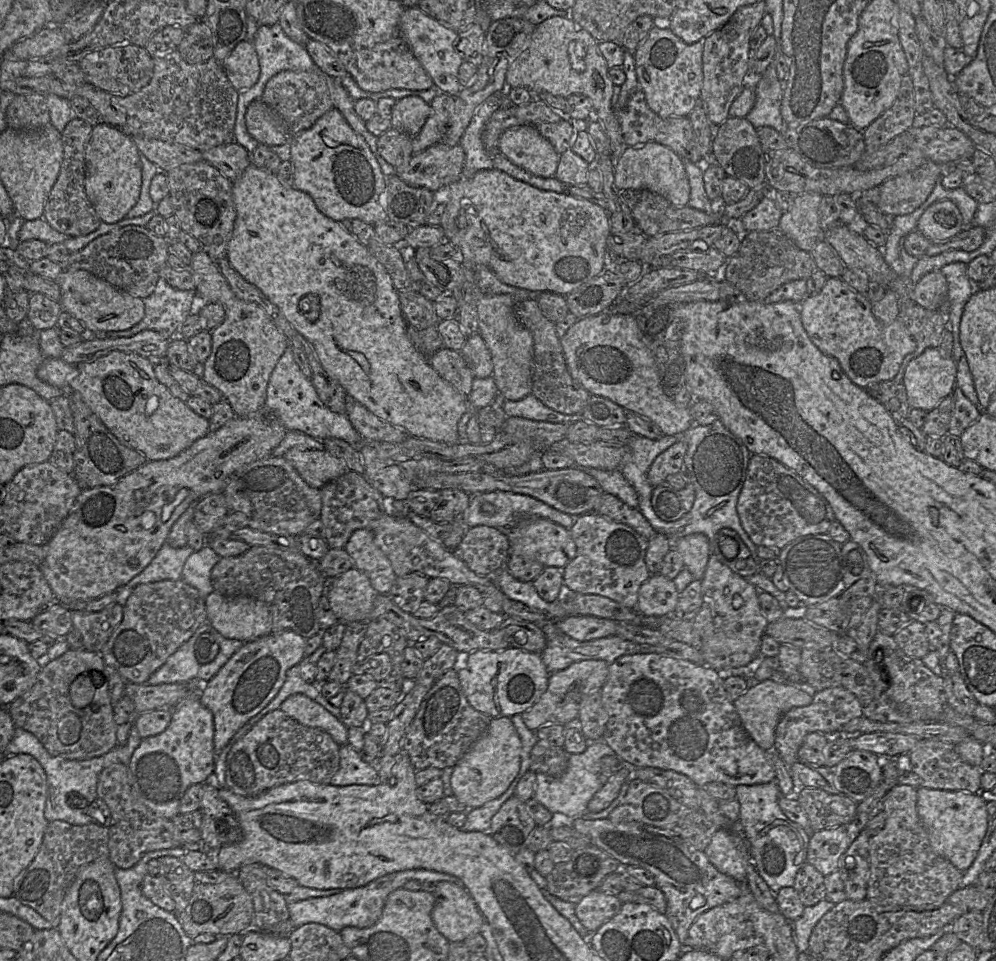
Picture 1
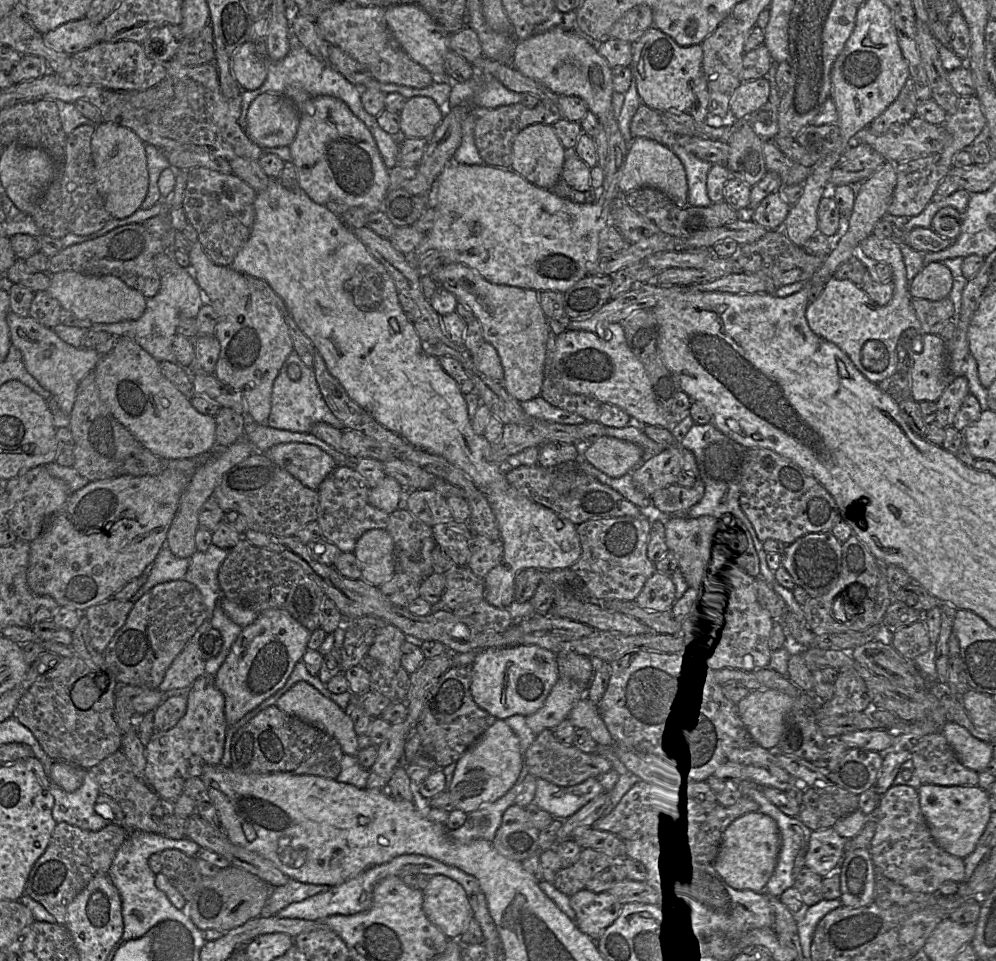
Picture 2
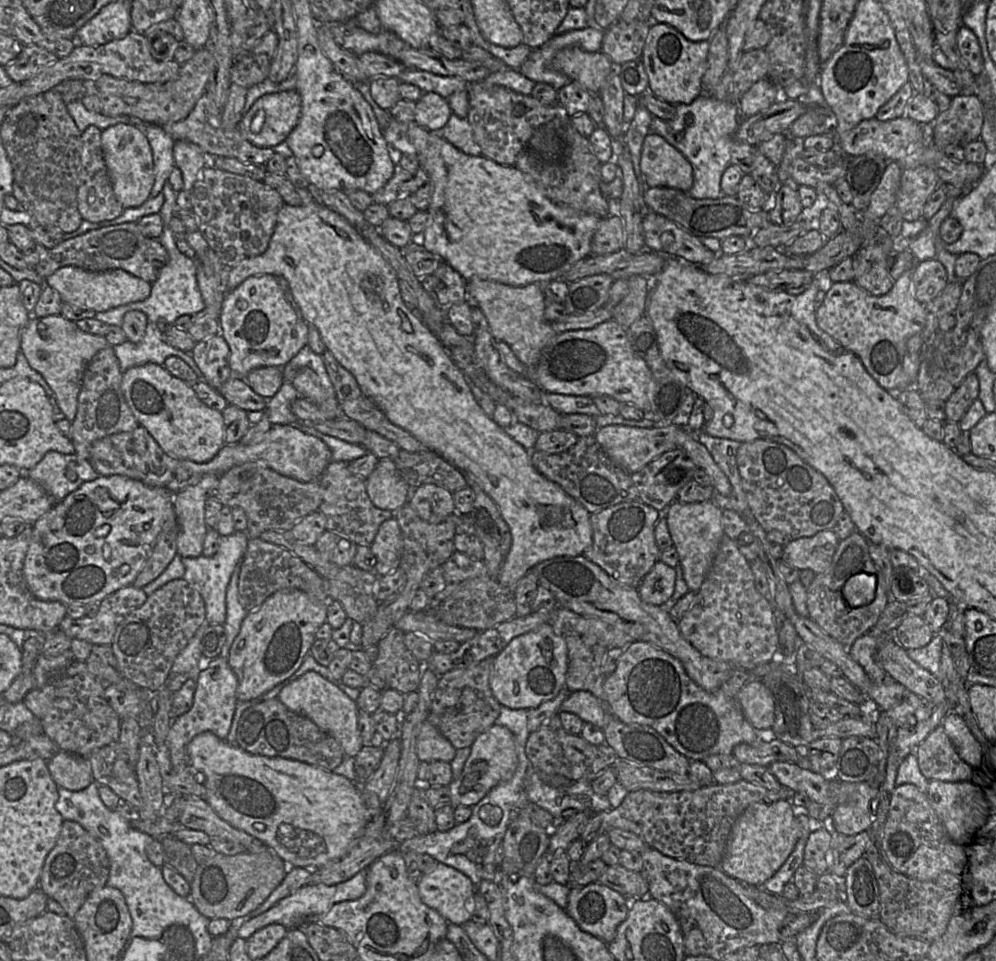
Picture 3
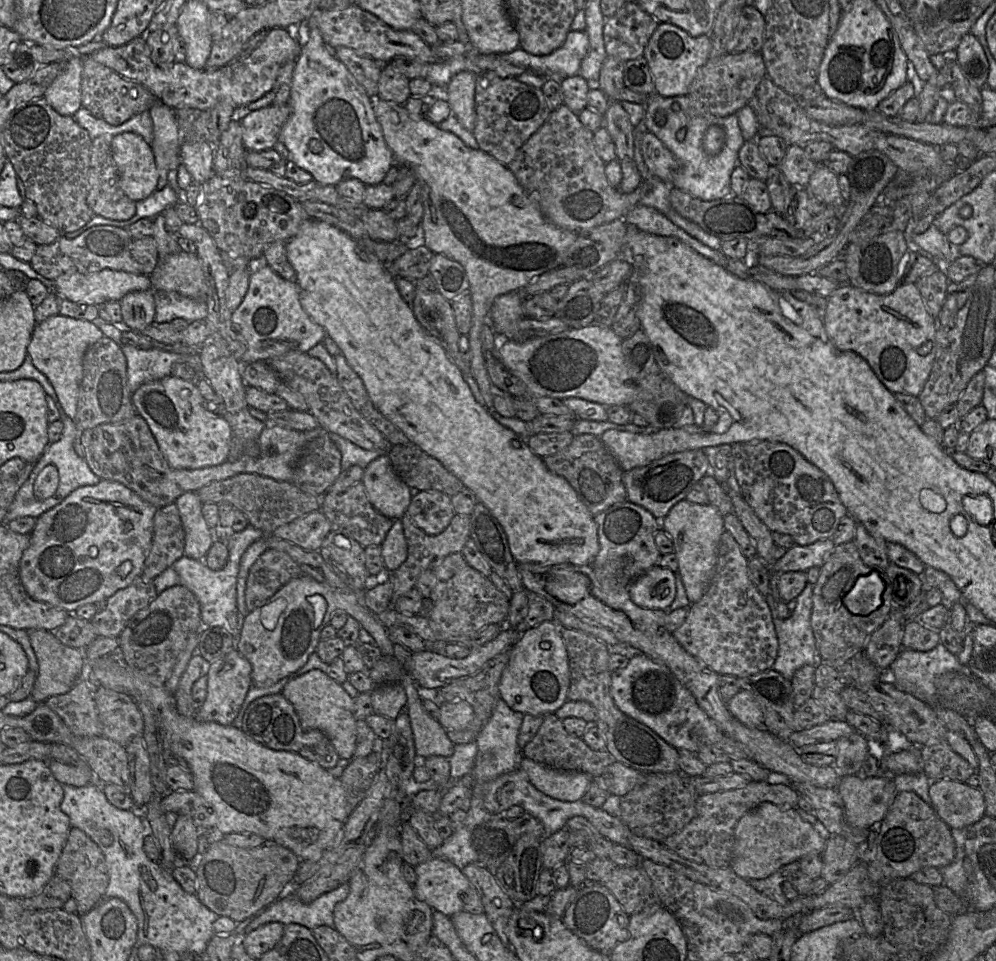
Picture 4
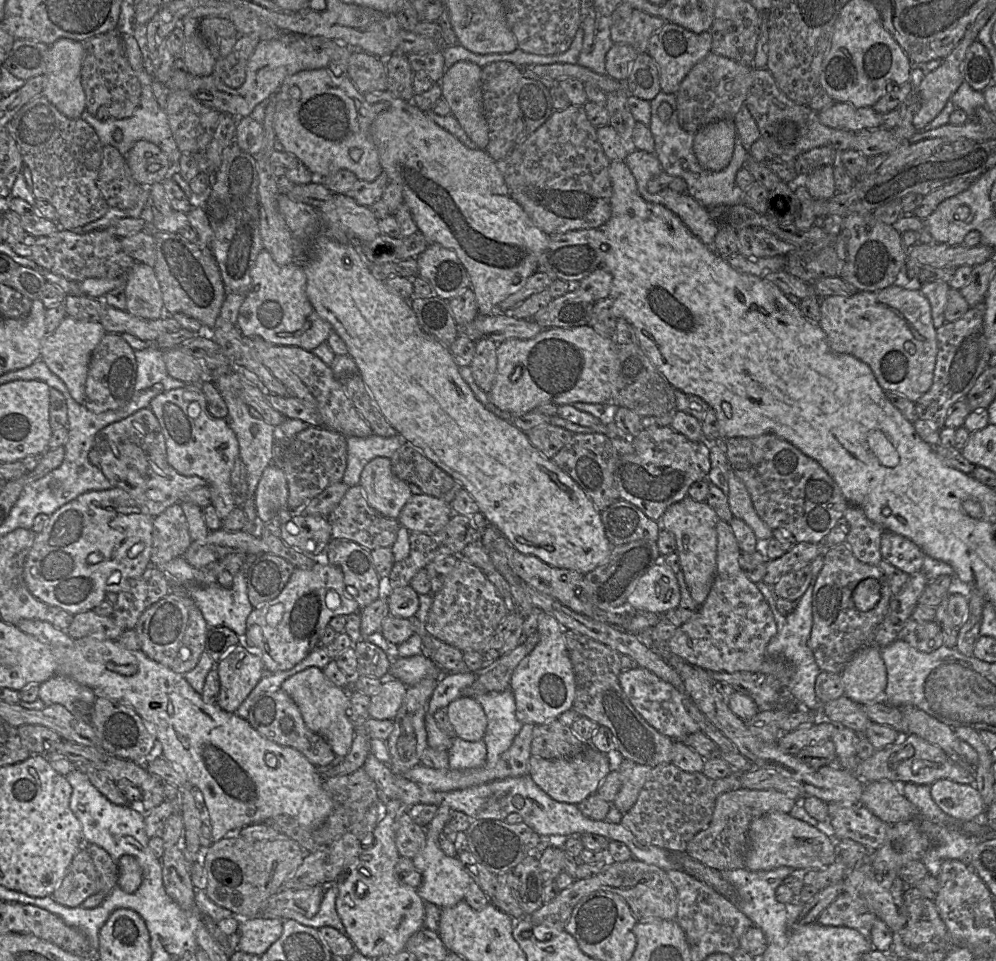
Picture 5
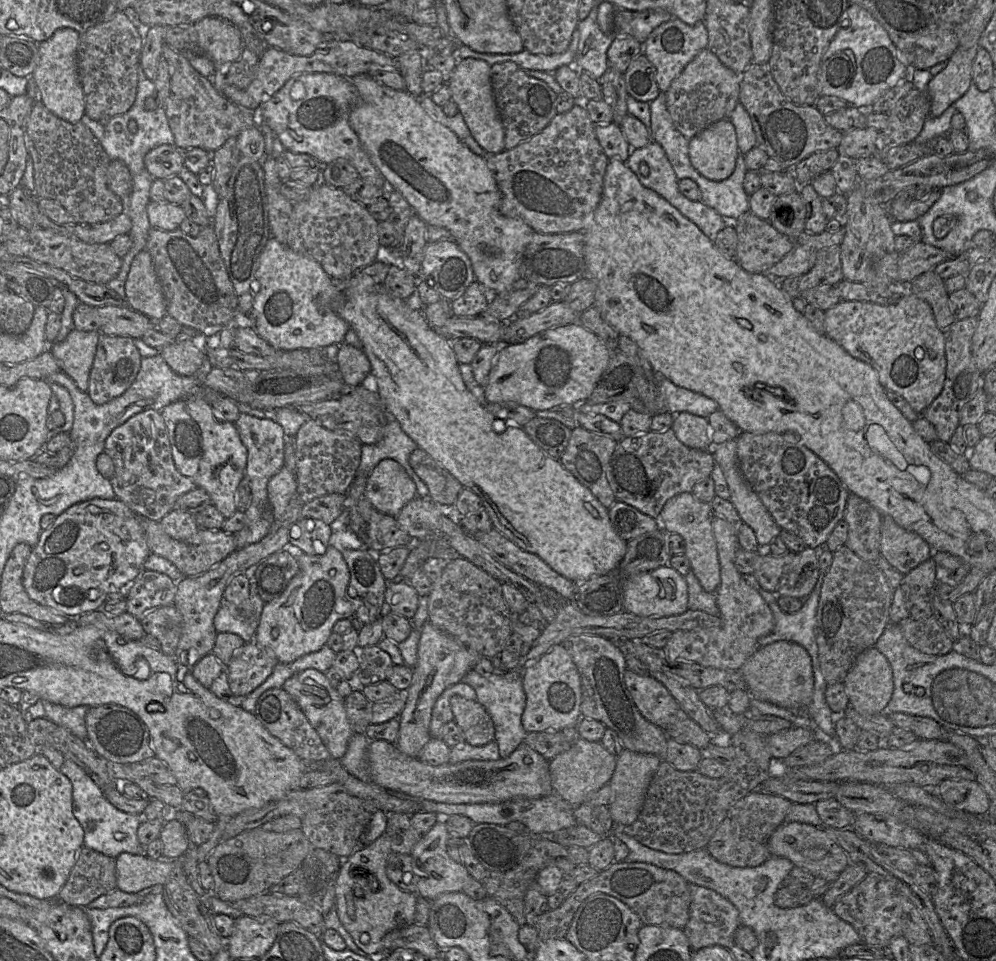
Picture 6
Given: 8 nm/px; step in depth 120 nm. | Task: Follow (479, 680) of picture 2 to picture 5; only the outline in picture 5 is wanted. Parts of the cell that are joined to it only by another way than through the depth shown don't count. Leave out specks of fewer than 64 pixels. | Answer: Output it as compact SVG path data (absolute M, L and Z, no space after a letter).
M543 612L538 619L539 641L514 670L509 688L516 703L516 716L523 724L539 725L558 720L565 711L573 708L575 676L564 640L563 627L550 614Z

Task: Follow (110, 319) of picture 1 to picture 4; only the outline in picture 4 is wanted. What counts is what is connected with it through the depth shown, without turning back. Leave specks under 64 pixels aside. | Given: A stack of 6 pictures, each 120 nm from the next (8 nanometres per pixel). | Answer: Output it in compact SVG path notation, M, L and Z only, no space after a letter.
M103 269L82 274L69 270L54 280L54 292L72 302L103 306L110 300L120 301L127 293L152 289L148 275Z

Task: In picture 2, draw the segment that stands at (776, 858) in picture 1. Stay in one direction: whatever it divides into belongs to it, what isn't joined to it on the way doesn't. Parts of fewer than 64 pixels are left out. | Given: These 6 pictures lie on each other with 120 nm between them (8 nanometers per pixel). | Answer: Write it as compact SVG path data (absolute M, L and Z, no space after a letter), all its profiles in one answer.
M740 781L738 788L742 793L742 796L752 798L759 804L759 812L772 817L778 825L781 846L775 870L766 884L765 891L775 897L779 897L787 888L793 887L796 876L805 866L805 856L808 850L812 830L805 826L798 817L791 817L784 814L765 797L762 788L756 786L753 782Z

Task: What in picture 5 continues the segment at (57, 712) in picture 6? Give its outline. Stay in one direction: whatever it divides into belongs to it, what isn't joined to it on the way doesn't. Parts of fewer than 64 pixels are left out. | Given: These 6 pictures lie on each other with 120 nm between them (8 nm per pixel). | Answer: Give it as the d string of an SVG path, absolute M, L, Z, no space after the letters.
M60 674L52 676L39 687L39 699L46 706L59 704L73 715L89 720L92 707L98 697L91 688Z

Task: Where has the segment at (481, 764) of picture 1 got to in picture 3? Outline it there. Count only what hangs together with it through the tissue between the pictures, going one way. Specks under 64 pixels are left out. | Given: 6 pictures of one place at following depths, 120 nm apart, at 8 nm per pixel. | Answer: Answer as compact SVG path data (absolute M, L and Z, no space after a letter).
M492 725L476 738L470 748L471 753L465 762L460 776L453 780L448 786L450 805L453 808L459 806L472 808L481 801L492 788L510 780L518 766L515 738L504 726Z

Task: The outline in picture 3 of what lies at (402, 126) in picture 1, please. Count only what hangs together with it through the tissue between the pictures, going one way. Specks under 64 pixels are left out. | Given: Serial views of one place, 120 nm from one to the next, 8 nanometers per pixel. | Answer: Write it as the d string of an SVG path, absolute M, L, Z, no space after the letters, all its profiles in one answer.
M427 92L416 101L414 122L429 131L443 128L452 111L447 99L437 93Z

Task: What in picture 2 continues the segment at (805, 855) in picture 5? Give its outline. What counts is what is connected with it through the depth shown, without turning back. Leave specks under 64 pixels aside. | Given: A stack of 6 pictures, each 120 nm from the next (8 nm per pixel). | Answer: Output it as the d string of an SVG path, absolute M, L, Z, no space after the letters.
M759 811L735 819L724 831L712 867L730 887L738 890L765 891L778 859L781 837L776 821Z

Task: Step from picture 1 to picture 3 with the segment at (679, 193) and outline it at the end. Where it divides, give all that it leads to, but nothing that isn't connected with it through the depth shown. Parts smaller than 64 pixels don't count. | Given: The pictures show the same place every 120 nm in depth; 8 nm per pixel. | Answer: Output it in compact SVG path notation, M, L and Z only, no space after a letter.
M649 133L643 141L640 170L650 188L664 187L687 192L693 184L689 161L655 133Z

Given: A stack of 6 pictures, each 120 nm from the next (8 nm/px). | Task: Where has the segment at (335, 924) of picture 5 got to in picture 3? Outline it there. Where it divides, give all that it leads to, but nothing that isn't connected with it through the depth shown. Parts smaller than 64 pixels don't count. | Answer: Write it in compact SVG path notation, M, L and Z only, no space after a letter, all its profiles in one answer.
M363 869L350 879L339 884L327 886L325 884L308 884L296 890L293 894L281 899L266 912L244 923L238 930L237 936L243 940L248 939L259 929L270 924L280 924L287 930L303 927L309 924L309 918L328 912L331 907L343 901L359 899L366 892L367 869Z

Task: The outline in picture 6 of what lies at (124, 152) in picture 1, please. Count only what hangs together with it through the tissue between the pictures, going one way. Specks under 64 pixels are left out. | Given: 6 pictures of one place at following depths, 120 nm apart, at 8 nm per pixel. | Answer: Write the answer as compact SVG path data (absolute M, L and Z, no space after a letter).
M160 145L145 155L145 167L154 179L164 180L172 175L178 175L184 166L183 152L185 150L176 145Z

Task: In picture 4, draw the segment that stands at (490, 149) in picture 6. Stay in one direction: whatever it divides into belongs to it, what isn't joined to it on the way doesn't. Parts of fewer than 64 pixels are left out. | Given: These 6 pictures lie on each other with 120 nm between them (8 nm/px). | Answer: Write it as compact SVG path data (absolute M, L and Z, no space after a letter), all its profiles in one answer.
M461 71L454 75L445 87L443 96L461 125L473 132L476 123L475 81L477 75Z

